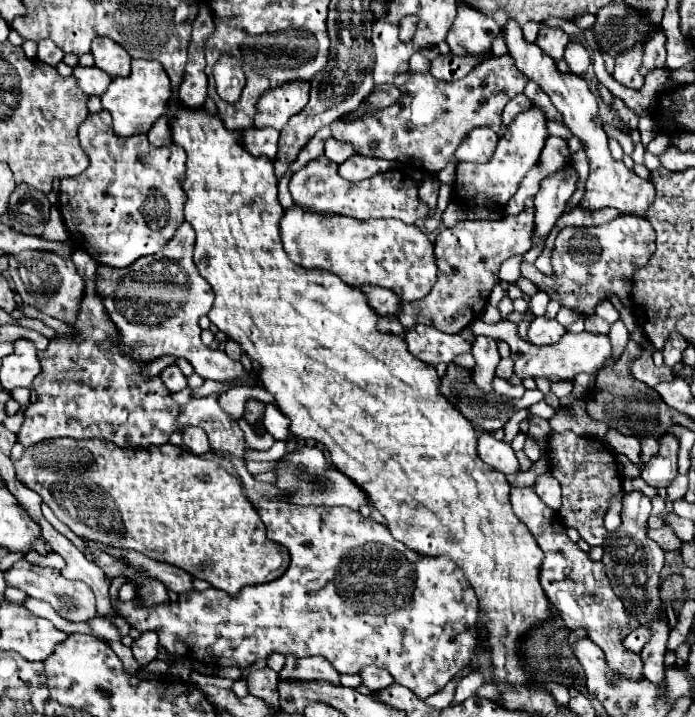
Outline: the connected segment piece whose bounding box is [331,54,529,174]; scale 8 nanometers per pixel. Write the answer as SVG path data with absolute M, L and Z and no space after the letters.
M509 54L483 62L465 78L453 82L417 74L401 86L401 96L393 106L369 114L369 118L357 118L357 122L345 124L337 120L331 124L331 134L341 142L353 144L361 156L409 162L423 172L437 174L447 166L471 128L489 126L501 132L501 112L513 96L523 92L527 80Z

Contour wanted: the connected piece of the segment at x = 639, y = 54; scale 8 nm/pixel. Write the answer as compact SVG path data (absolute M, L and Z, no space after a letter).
M637 44L635 48L619 54L617 60L615 60L613 78L619 84L623 84L625 88L633 88L633 90L643 88L643 76L639 74L641 60L643 60L643 46L641 44Z

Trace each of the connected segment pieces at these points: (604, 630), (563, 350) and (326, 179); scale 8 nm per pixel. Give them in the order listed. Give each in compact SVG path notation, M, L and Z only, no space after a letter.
M511 488L511 504L517 518L529 528L535 536L539 548L545 554L541 568L541 586L555 606L557 614L569 630L587 628L587 636L601 646L605 652L605 662L611 672L637 680L641 676L641 658L635 652L629 652L621 644L621 630L629 626L629 618L623 602L613 594L603 562L593 562L587 552L583 552L565 532L565 524L557 510L551 510L535 492L535 488Z
M475 320L471 326L473 334L483 334L483 336L495 336L505 340L511 346L511 358L515 362L513 370L517 376L521 378L559 378L559 380L573 380L579 372L587 372L587 374L597 374L599 366L605 364L611 358L611 344L607 336L595 336L589 332L581 332L581 334L565 334L561 338L561 342L551 344L551 346L535 346L527 340L523 340L517 334L517 324L509 322L509 320L501 320L499 324L485 324L481 320Z
M321 156L301 168L289 180L289 192L295 204L303 204L315 212L335 212L343 216L351 216L357 220L369 218L397 218L407 224L415 224L429 216L429 206L423 204L417 196L419 186L399 170L389 170L385 174L377 174L373 178L361 182L343 180L337 172L337 164L327 156Z

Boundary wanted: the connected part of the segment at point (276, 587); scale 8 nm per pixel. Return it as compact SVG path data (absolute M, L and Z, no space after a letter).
M219 454L221 458L225 458L225 460L229 460L231 464L233 464L233 468L235 468L235 472L239 474L239 478L243 480L243 486L245 486L245 490L247 490L247 498L249 498L249 502L255 506L255 510L259 512L259 516L261 516L261 520L263 520L263 524L267 526L267 538L269 540L273 540L273 542L277 542L277 544L281 544L281 546L285 546L287 550L289 550L289 554L291 554L291 564L289 564L289 568L287 568L287 572L281 576L281 578L277 578L277 580L273 580L273 582L269 582L269 584L257 584L257 586L245 586L237 596L229 596L229 594L225 594L223 590L217 590L217 588L209 588L209 590L203 590L203 592L197 592L197 590L189 590L189 592L185 592L185 594L179 594L179 598L177 598L177 602L167 602L167 604L161 604L161 606L141 606L139 602L135 602L135 600L129 600L129 602L117 602L115 604L115 612L117 614L121 614L133 628L137 628L139 632L147 632L147 630L153 630L153 632L157 632L159 634L159 646L163 646L165 648L165 652L167 652L167 658L169 660L175 660L175 654L177 656L181 656L181 658L193 658L193 660L199 660L199 662L203 662L203 664L215 664L215 666L237 666L237 668L249 668L251 664L255 664L257 660L265 660L271 652L281 652L281 654L295 654L295 656L323 656L323 658L327 658L331 664L333 664L333 668L339 672L339 674L359 674L361 672L361 668L363 666L369 666L369 664L375 664L375 666L379 666L379 668L383 668L383 670L389 670L389 674L395 678L395 682L397 684L401 684L401 686L407 686L409 690L413 690L421 700L425 700L427 696L431 696L431 694L435 694L435 692L439 692L439 690L443 690L443 686L457 674L457 672L461 672L467 664L469 664L469 660L471 660L471 656L473 656L473 652L475 652L475 646L477 646L477 630L475 630L475 620L477 620L477 616L479 616L479 602L477 602L477 596L475 596L475 592L473 592L473 588L469 586L469 582L467 582L467 578L463 576L463 570L457 566L457 564L453 564L453 560L449 560L449 558L427 558L427 556L421 556L421 554L417 554L417 552L413 552L413 550L409 550L409 548L405 548L401 542L397 542L393 536L391 536L391 532L389 532L389 528L385 526L385 524L379 524L379 522L375 522L373 518L363 518L359 512L355 512L355 510L349 510L349 508L343 508L343 506L337 506L337 508L329 508L329 506L297 506L297 504L291 504L287 498L281 498L281 494L277 494L277 498L265 498L265 494L273 494L273 484L269 484L267 482L267 476L271 474L271 472L267 472L267 474L261 474L261 476L251 476L249 472L247 472L247 468L245 468L245 462L241 460L241 458L235 458L235 456L231 456L231 454Z

